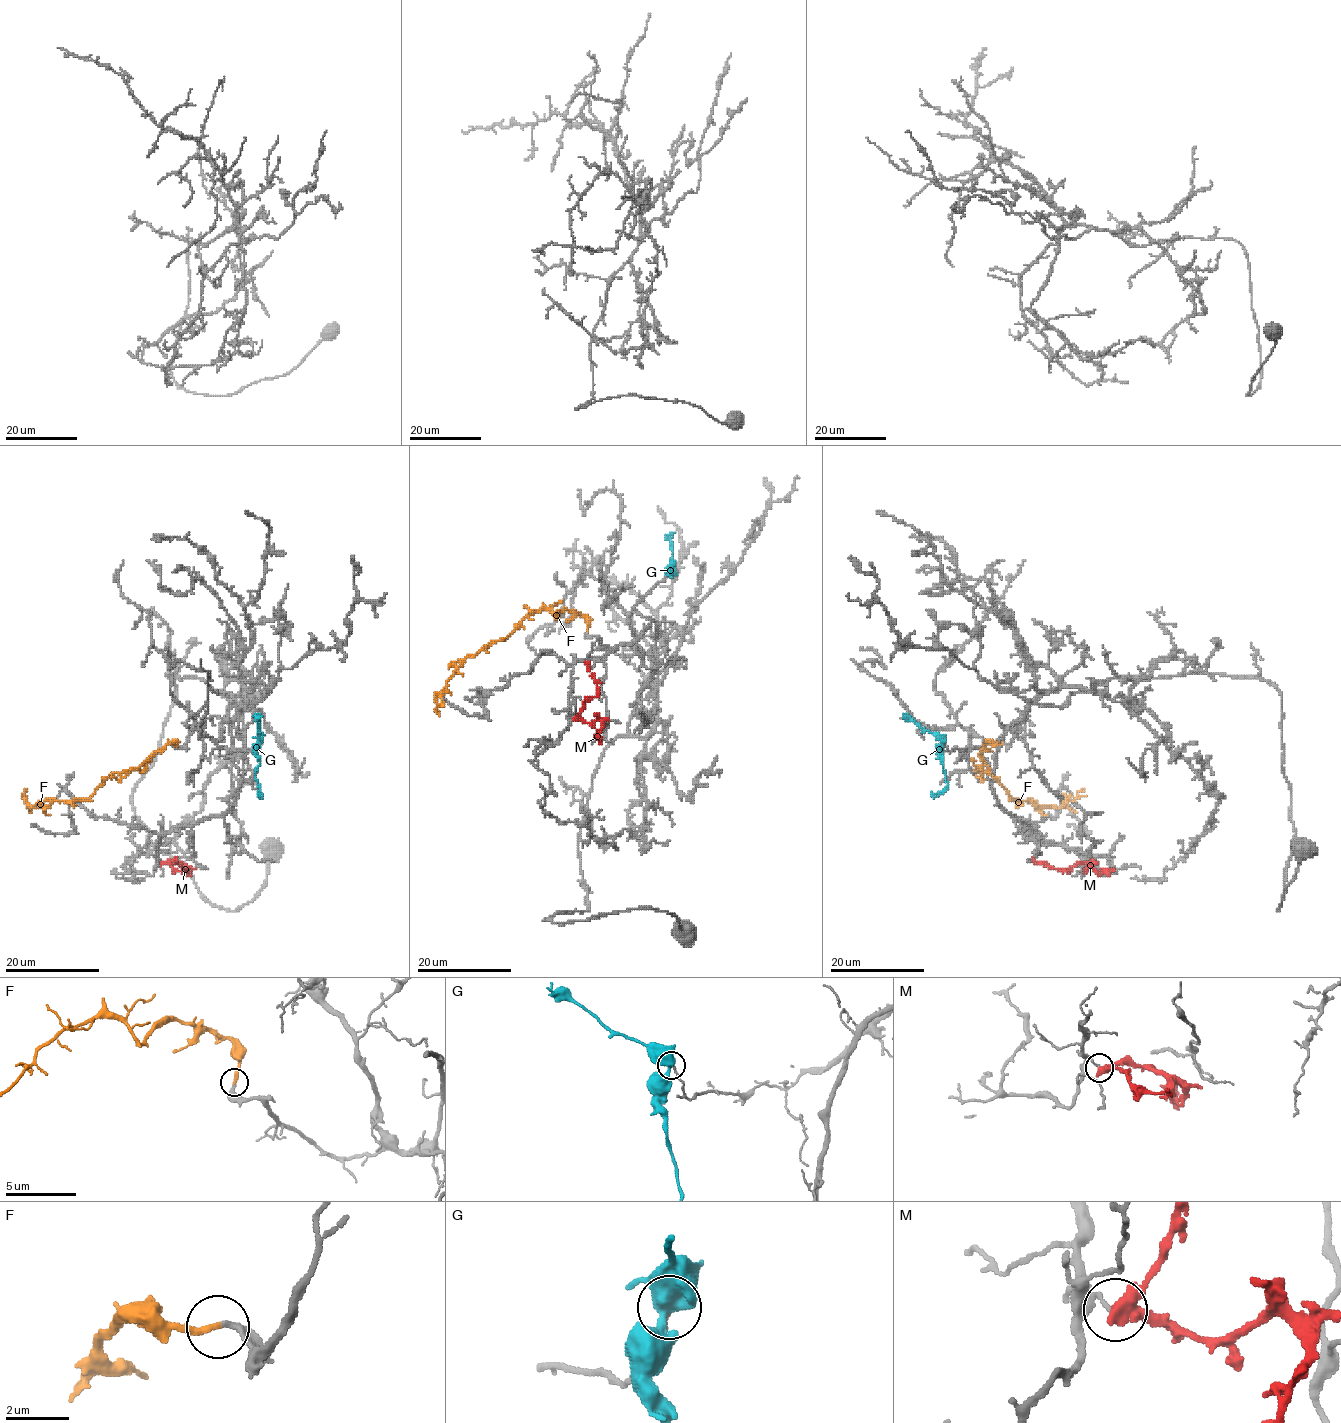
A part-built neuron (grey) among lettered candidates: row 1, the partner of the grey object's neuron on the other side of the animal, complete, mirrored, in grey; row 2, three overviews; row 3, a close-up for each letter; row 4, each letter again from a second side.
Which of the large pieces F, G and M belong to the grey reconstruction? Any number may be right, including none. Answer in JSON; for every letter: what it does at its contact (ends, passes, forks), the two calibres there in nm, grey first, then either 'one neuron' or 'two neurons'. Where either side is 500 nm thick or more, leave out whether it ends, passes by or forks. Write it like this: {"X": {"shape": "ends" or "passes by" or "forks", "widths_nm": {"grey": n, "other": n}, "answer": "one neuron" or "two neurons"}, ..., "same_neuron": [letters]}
{"F": {"shape": "ends", "widths_nm": {"grey": 280, "other": 240}, "answer": "one neuron"}, "G": {"shape": "forks", "widths_nm": {"grey": 120, "other": 440}, "answer": "two neurons"}, "M": {"shape": "passes by", "widths_nm": {"grey": 140, "other": 420}, "answer": "two neurons"}, "same_neuron": ["F"]}

